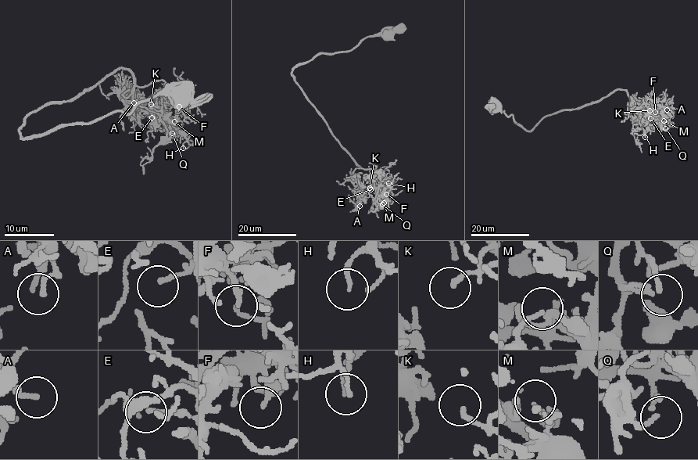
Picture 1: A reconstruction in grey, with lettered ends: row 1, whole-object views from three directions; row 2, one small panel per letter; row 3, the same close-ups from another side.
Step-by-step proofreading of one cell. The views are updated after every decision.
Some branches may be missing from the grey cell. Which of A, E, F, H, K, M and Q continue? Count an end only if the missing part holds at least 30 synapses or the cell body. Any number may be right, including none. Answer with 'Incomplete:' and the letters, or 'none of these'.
Incomplete: none of these

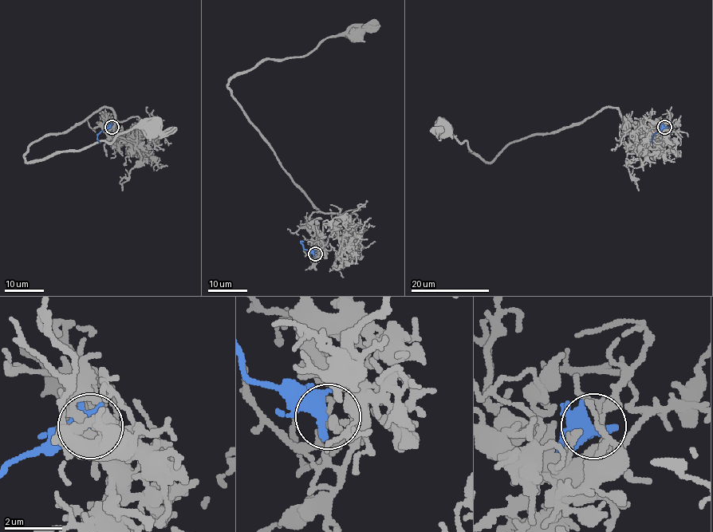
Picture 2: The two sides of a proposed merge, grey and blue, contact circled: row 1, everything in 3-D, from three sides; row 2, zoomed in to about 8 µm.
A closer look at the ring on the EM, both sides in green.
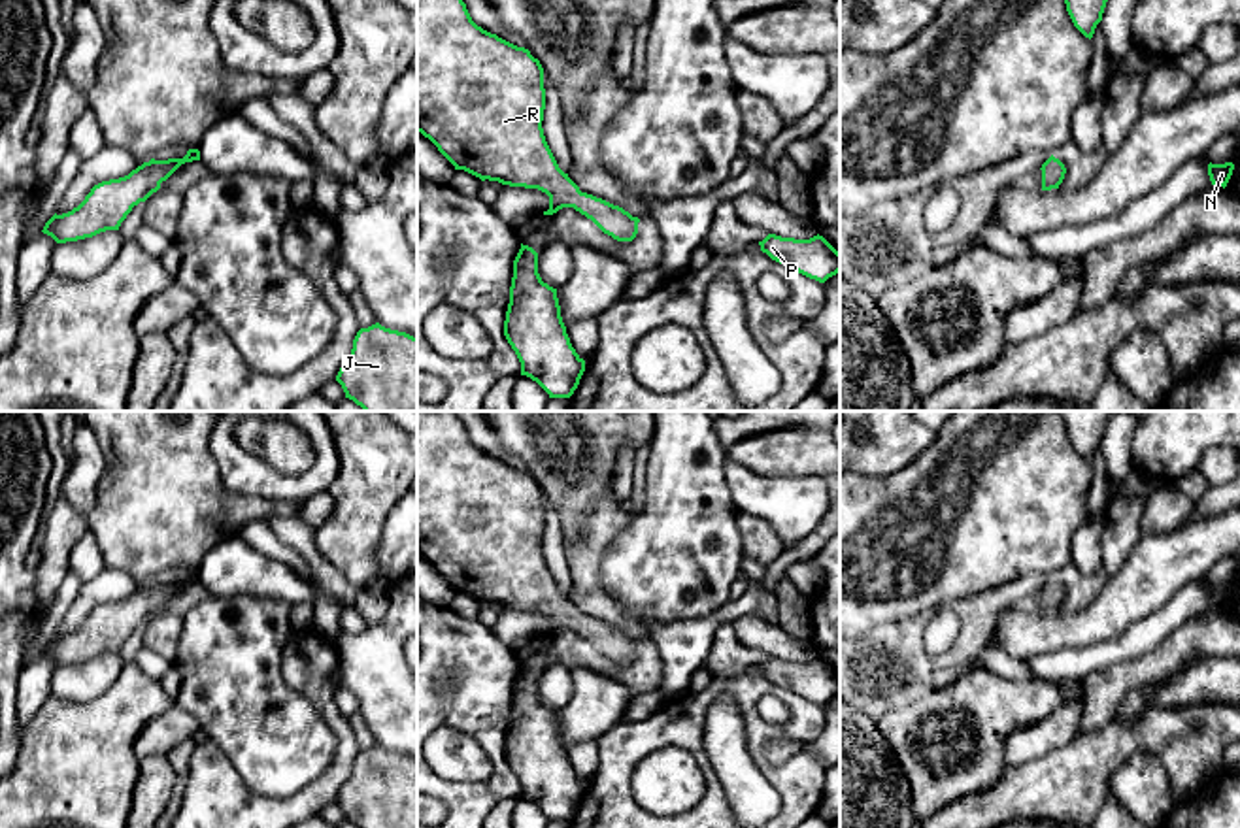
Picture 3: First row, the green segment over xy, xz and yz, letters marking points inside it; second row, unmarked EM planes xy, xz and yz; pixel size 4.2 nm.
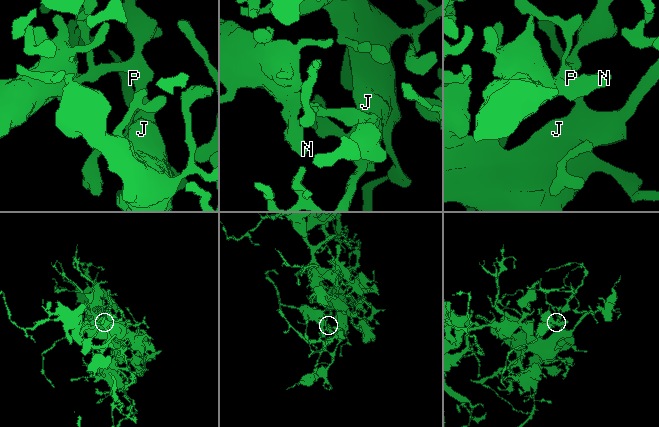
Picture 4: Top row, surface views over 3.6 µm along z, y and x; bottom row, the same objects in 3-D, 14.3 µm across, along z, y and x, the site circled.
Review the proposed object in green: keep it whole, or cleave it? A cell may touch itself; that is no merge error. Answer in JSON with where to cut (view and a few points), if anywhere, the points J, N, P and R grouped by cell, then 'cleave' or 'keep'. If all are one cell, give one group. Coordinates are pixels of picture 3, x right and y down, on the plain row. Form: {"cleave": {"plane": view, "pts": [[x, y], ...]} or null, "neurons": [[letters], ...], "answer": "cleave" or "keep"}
{"cleave": null, "neurons": [["J", "N", "P", "R"]], "answer": "keep"}

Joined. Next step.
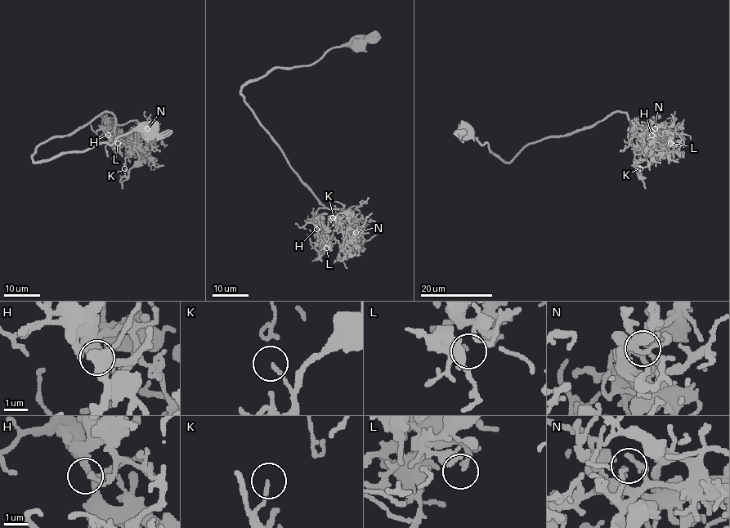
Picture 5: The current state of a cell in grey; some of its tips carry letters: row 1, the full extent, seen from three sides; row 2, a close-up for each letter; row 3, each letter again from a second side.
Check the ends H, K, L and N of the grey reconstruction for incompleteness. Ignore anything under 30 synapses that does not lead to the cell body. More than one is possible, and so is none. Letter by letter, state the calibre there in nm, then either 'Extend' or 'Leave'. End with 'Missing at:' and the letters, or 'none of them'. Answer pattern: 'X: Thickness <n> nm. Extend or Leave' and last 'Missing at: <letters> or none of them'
H: Thickness 170 nm. Leave
K: Thickness 130 nm. Leave
L: Thickness 170 nm. Leave
N: Thickness 160 nm. Extend
Missing at: N

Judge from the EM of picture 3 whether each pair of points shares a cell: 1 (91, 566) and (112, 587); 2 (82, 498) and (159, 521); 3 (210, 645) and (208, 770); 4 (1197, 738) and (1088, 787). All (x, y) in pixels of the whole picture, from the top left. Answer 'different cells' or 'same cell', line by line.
1: different cells
2: different cells
3: different cells
4: same cell

